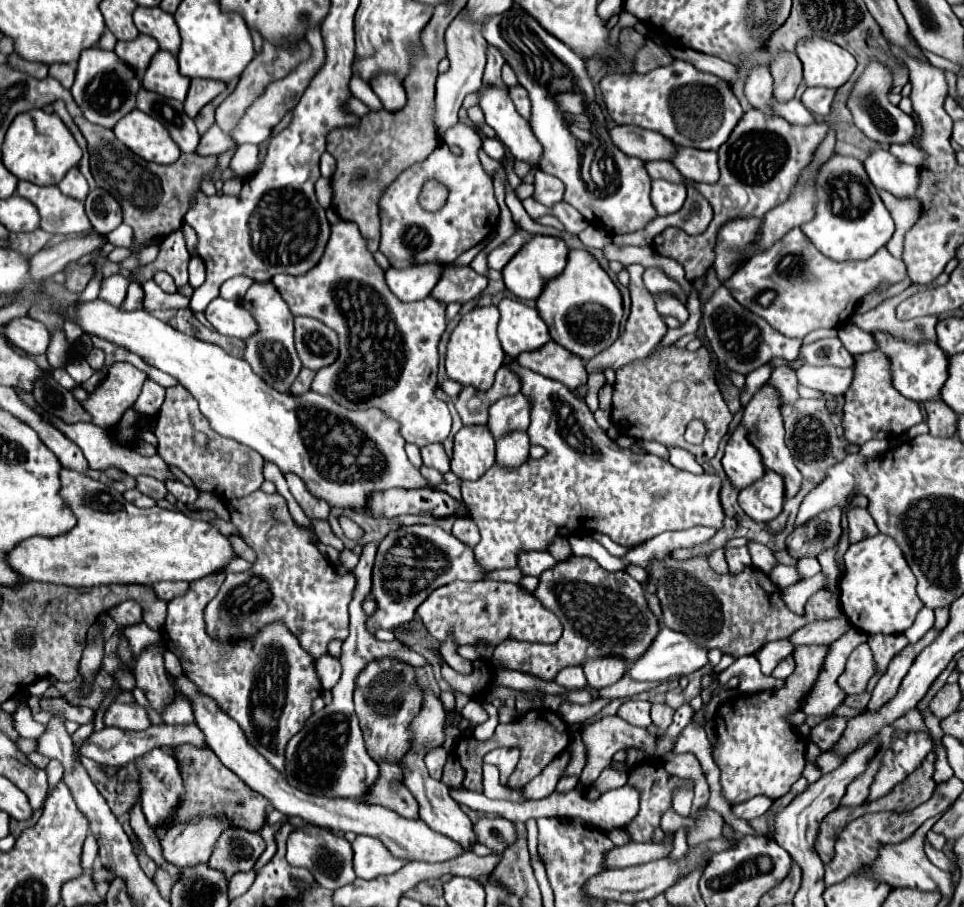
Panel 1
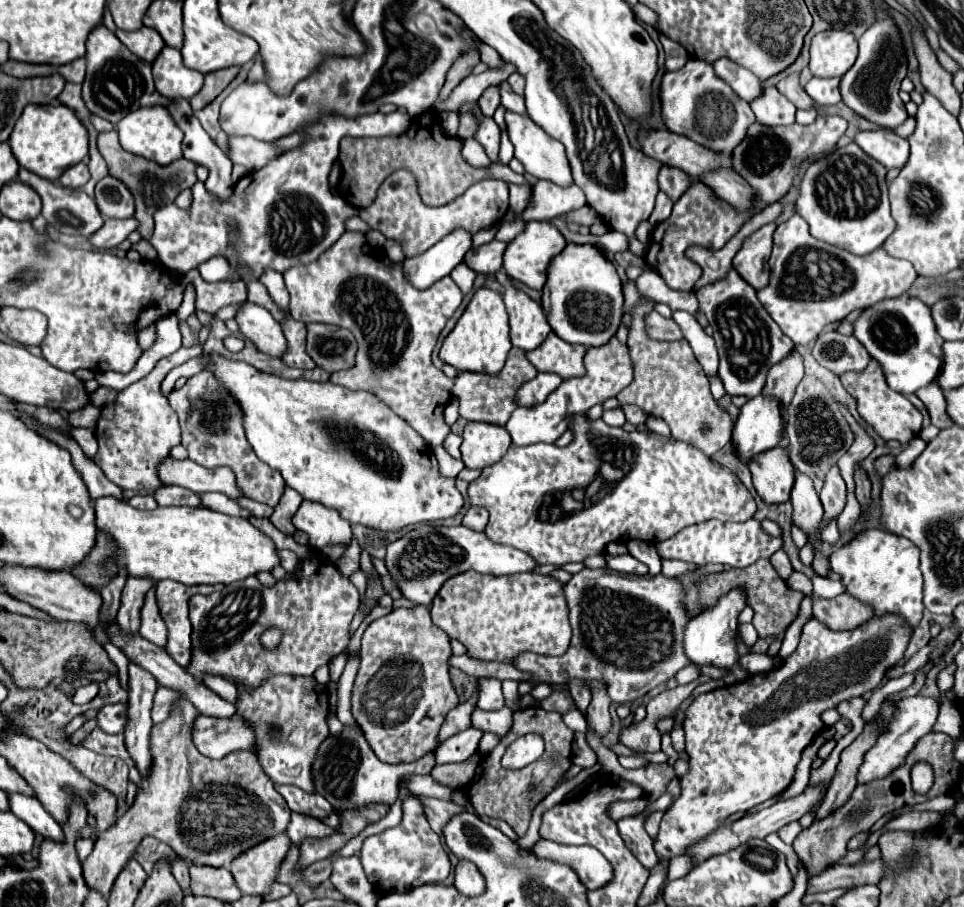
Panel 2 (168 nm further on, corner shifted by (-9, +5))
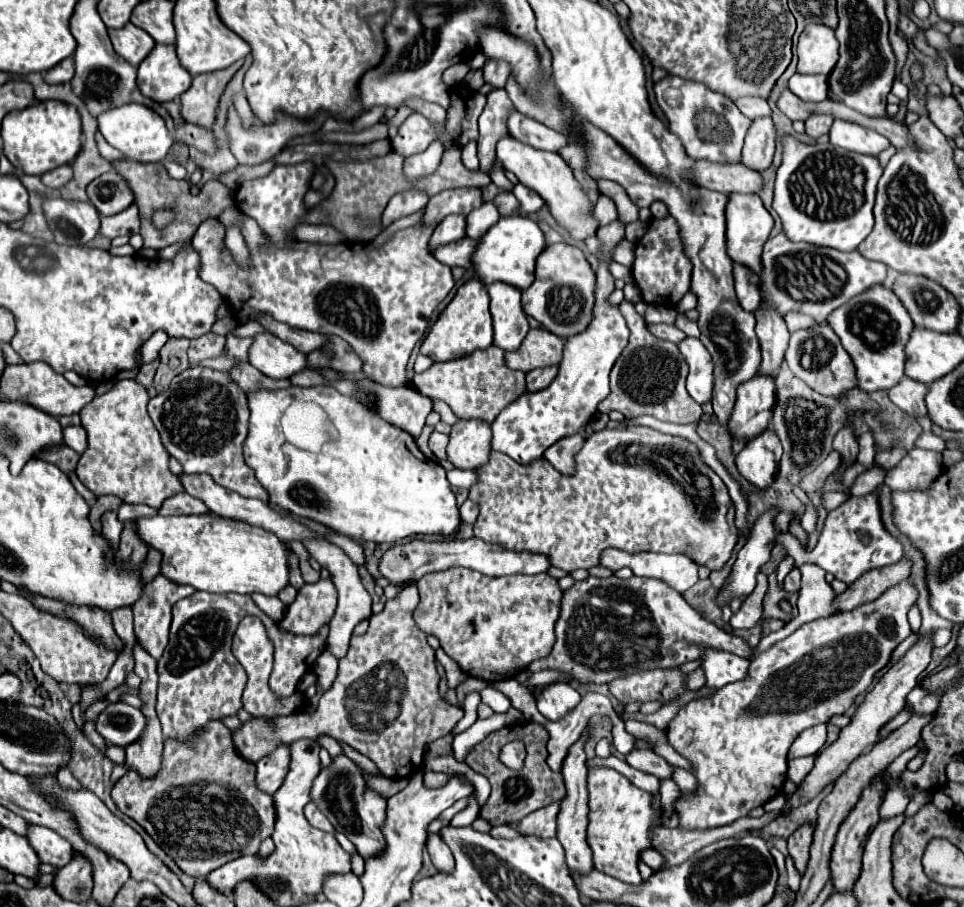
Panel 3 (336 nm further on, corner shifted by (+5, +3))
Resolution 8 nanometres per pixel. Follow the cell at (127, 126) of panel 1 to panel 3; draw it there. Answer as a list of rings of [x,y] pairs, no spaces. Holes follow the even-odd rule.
[[[128,103],[118,109],[108,109],[106,113],[102,113],[102,117],[98,117],[98,125],[100,125],[100,133],[112,147],[116,147],[124,157],[138,163],[162,161],[168,155],[170,147],[174,145],[174,139],[168,133],[164,119],[152,109],[138,103]]]

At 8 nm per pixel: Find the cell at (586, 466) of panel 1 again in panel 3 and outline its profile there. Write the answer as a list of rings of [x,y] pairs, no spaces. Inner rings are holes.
[[[620,425],[592,433],[576,455],[576,475],[572,477],[560,475],[546,459],[520,465],[504,453],[492,451],[490,461],[478,469],[478,483],[470,489],[470,499],[480,505],[480,515],[474,523],[478,539],[500,543],[512,551],[544,553],[554,567],[568,573],[598,565],[602,551],[608,547],[626,553],[680,553],[696,565],[720,571],[738,543],[728,489],[702,461],[698,447],[684,437],[664,435],[640,425]]]

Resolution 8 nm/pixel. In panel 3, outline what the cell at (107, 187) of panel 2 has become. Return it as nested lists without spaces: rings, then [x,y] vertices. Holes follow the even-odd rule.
[[[108,171],[94,179],[88,185],[88,197],[100,215],[116,215],[130,207],[134,201],[132,189],[116,171]]]

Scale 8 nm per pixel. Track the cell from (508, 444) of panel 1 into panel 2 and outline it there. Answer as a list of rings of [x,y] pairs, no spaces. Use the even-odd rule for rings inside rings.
[[[612,337],[602,347],[588,349],[586,357],[584,357],[584,365],[586,365],[584,377],[562,381],[560,387],[554,393],[550,393],[544,403],[540,403],[540,407],[532,407],[532,409],[518,407],[510,415],[510,419],[504,427],[512,437],[512,445],[554,443],[568,429],[570,415],[586,413],[592,405],[604,403],[608,397],[616,397],[632,381],[632,363],[630,363],[628,347],[620,345],[620,341],[616,337]]]

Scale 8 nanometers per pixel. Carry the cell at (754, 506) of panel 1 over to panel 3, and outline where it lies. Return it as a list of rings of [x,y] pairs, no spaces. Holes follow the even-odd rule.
[[[768,427],[746,443],[742,453],[736,457],[736,467],[746,481],[760,489],[766,489],[776,477],[780,457],[782,445],[774,429]]]

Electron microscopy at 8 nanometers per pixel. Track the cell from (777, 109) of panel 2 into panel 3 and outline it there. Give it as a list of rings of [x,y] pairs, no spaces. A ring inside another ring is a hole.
[[[770,117],[754,119],[746,135],[742,163],[754,171],[768,169],[772,165],[774,145],[776,145],[776,129],[772,125],[772,119]]]

